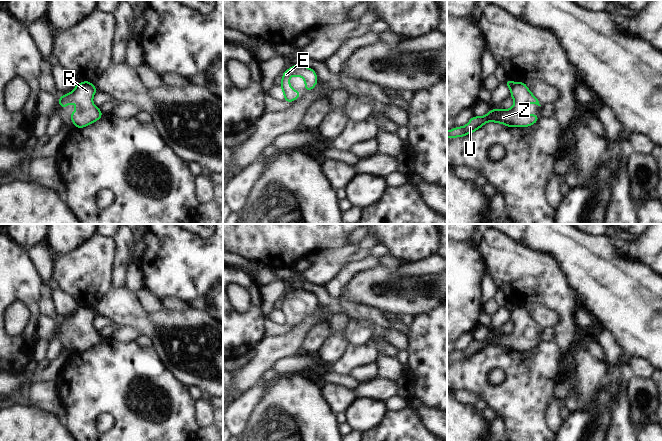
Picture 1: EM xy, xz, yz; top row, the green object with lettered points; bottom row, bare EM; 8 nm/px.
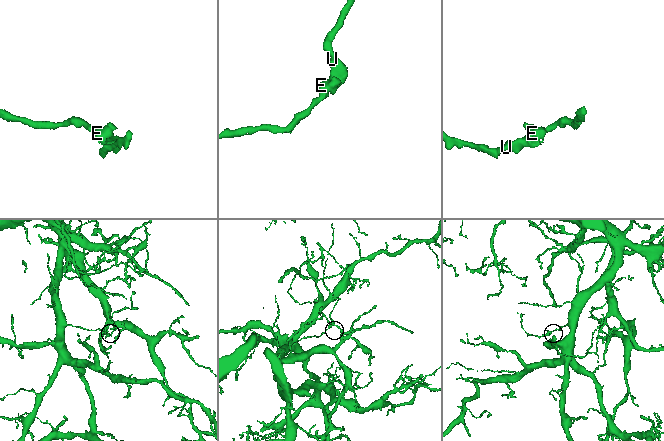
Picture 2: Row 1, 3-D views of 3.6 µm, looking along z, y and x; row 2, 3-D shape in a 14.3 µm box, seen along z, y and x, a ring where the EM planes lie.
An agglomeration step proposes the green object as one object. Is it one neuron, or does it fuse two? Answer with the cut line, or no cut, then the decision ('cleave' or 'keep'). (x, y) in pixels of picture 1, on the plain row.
no cut; keep

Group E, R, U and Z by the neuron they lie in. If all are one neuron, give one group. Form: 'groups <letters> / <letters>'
groups E R U Z

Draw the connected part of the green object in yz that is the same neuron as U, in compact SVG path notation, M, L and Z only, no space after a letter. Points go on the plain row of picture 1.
M507 303L505 308L511 314L510 321L515 324L511 333L492 333L488 338L482 341L473 339L472 343L464 351L455 351L454 353L447 355L447 361L464 361L465 359L478 354L489 345L502 347L508 351L528 351L536 347L539 343L538 339L529 339L525 335L525 329L528 327L535 327L536 329L541 330L538 323L529 315L524 306L514 307Z

